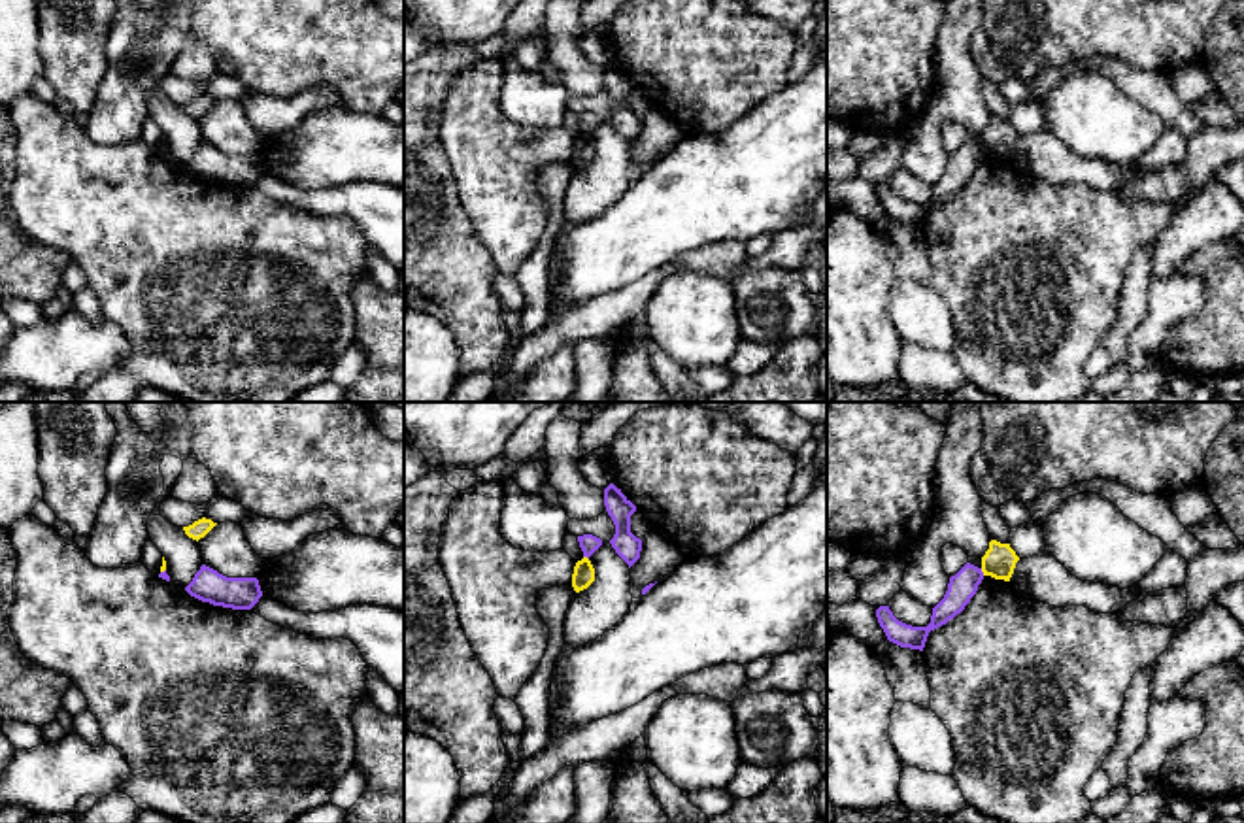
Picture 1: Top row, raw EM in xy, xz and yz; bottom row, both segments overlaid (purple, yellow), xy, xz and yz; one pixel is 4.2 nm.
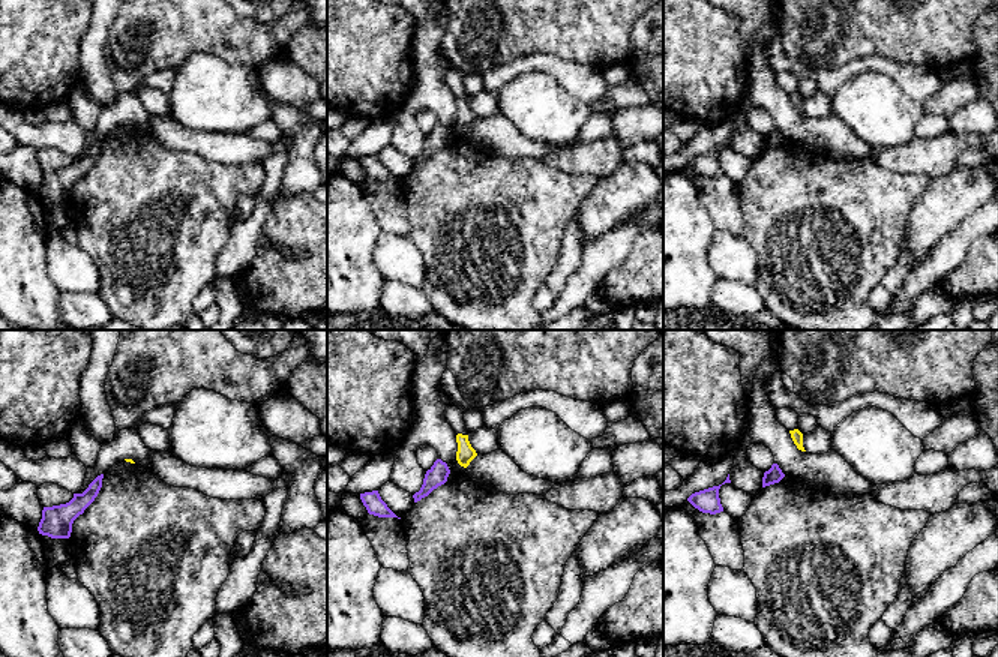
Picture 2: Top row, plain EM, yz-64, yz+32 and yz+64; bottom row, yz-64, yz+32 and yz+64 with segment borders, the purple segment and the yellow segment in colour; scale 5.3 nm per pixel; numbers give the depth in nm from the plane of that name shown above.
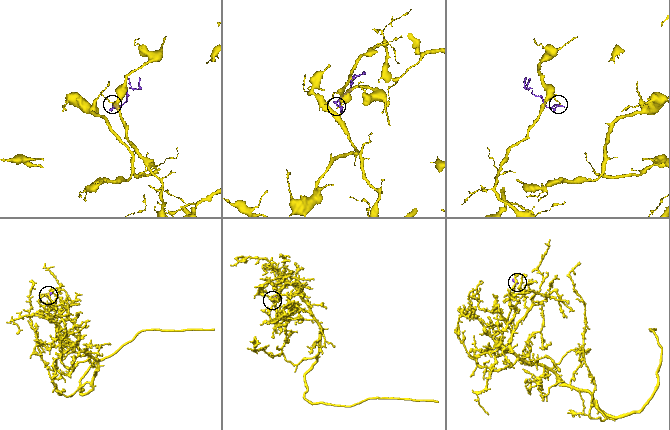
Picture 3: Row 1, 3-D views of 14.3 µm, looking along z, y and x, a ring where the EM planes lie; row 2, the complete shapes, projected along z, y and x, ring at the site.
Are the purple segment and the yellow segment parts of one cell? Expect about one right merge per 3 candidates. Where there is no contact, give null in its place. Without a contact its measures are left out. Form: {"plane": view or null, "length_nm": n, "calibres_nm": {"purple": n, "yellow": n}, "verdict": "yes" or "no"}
{"plane": "yz", "length_nm": 40, "calibres_nm": {"purple": 120, "yellow": 140}, "verdict": "no"}

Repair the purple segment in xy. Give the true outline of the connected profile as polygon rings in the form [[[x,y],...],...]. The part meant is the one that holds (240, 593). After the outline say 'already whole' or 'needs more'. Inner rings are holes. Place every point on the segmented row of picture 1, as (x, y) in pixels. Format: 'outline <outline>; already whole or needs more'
outline [[[202,564],[185,591],[213,606],[251,610],[262,596],[257,578],[227,578]]]; already whole

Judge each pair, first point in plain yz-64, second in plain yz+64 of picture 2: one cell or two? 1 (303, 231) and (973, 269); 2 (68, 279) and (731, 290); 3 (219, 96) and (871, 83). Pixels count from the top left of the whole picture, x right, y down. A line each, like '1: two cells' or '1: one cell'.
1: one cell
2: two cells
3: one cell

